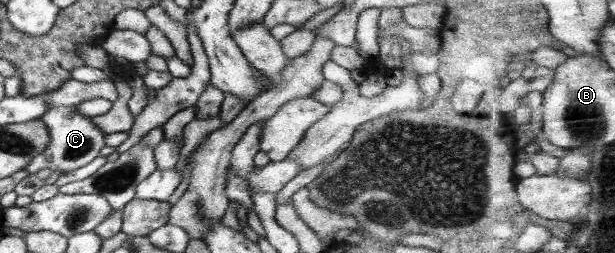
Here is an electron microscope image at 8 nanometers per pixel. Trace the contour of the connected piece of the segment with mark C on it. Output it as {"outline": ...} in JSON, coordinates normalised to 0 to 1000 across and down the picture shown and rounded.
{"outline":[[[91,419],[81,427],[67,474],[73,502],[78,506],[81,557],[75,589],[59,609],[42,652],[41,672],[49,688],[59,688],[65,708],[78,708],[86,676],[120,676],[135,652],[143,652],[156,617],[163,613],[166,589],[172,581],[169,553],[171,518],[166,518],[148,474],[125,439],[127,423],[120,419]]]}

